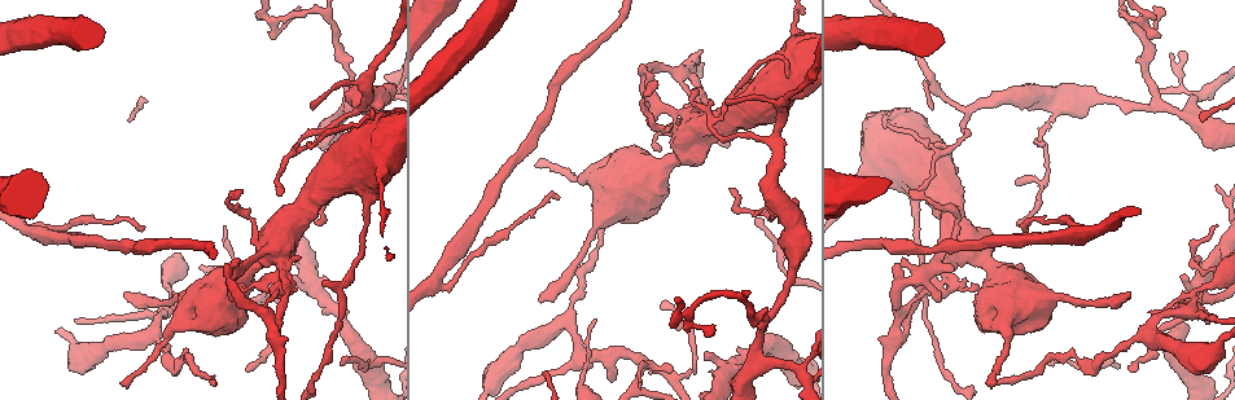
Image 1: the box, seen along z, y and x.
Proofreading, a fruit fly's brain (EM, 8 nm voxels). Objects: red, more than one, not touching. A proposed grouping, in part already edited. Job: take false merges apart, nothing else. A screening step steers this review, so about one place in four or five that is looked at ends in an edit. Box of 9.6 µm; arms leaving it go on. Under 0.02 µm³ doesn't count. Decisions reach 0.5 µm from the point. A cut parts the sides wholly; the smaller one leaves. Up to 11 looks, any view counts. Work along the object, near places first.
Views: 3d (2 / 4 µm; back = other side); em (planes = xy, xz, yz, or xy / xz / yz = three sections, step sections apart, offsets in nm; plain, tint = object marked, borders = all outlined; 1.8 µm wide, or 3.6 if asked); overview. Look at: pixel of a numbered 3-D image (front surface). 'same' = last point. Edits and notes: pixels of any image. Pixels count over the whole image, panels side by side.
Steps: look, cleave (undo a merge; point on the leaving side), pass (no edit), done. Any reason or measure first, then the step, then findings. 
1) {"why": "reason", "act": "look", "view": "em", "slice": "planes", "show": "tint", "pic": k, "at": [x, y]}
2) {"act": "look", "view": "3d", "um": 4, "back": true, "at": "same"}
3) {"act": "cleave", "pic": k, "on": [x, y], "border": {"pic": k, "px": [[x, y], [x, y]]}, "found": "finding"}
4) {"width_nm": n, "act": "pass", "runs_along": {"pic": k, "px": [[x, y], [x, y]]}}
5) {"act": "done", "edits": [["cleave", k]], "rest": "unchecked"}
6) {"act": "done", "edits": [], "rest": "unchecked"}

{"why": "branch point", "act": "look", "view": "em", "slice": "planes", "show": "tint", "pic": 1, "at": [380, 95]}

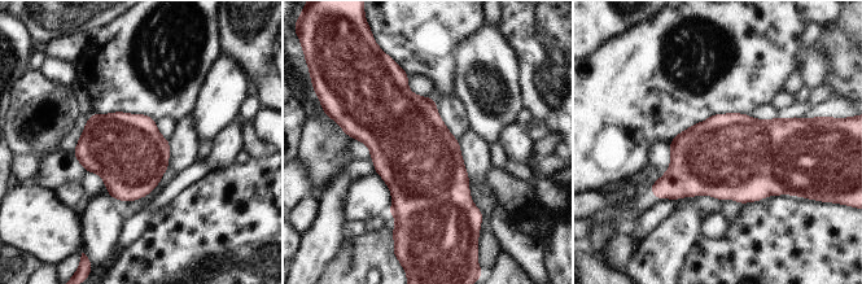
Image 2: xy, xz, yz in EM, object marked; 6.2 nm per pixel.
{"act": "pass", "found": "continuous, no second cell"}

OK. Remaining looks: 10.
{"why": "three arms meet", "act": "look", "view": "3d", "um": 4, "back": true, "pic": 1, "at": [971, 107]}

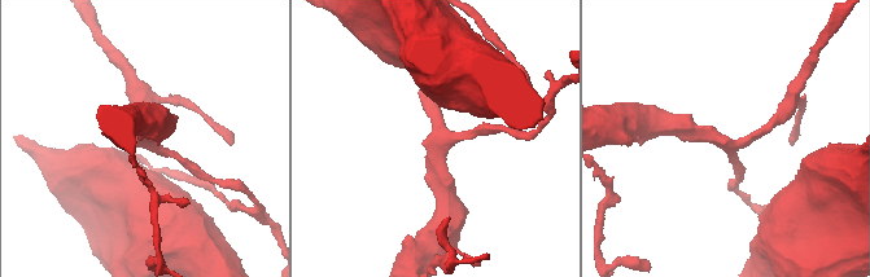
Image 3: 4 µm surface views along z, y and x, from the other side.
{"arms": 3, "act": "look", "view": "em", "slice": "planes", "show": "tint", "pic": 3, "at": [726, 144]}

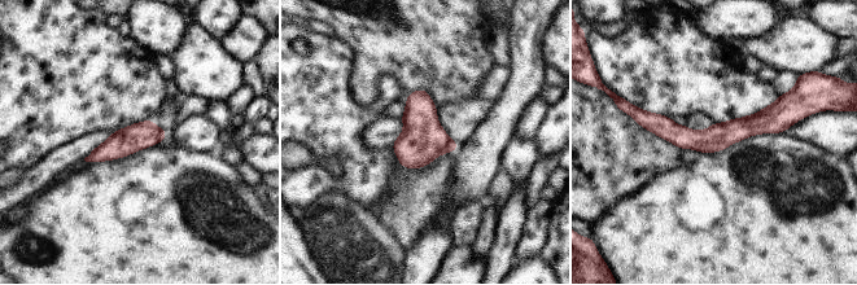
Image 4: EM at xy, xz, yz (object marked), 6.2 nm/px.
{"act": "pass", "runs_along": {"pic": 4, "px": [[790, 117], [717, 137], [641, 121]]}, "found": "one cell here"}

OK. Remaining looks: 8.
{"why": "sharp bend", "act": "look", "view": "em", "slice": "yz", "step": 8, "show": "tint", "pic": 1, "at": [256, 300]}

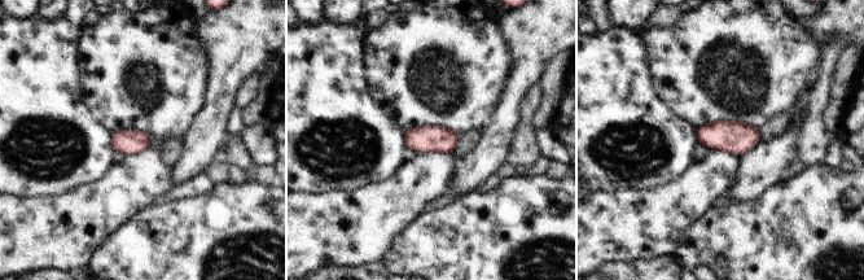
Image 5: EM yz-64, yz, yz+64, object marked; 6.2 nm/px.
{"act": "pass", "found": "continuous, no second cell"}

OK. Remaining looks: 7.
{"why": "four arms meet", "act": "look", "view": "em", "slice": "planes", "show": "tint", "pic": 1, "at": [587, 365]}

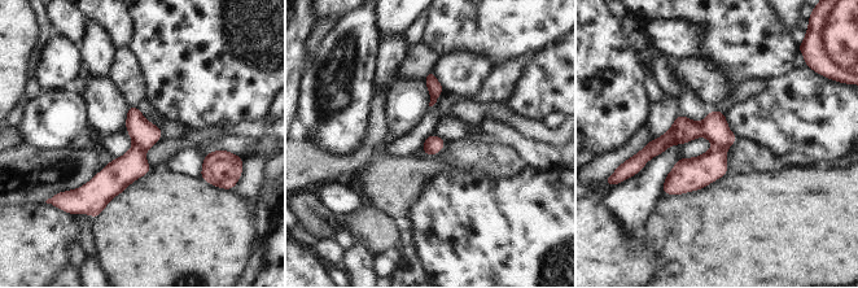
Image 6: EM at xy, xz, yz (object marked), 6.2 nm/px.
{"width_nm": 110, "act": "cleave", "pic": 6, "on": [690, 174], "found": "a second cell is stuck on"}

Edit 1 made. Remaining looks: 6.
{"act": "look", "view": "em", "slice": "yz", "step": 4, "show": "tint", "pic": 1, "at": [272, 248]}

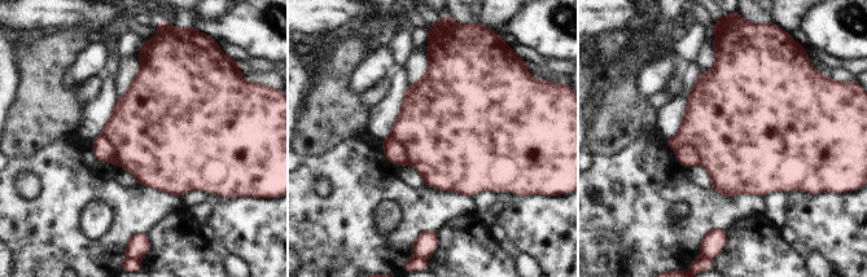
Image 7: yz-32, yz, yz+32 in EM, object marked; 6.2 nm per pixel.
{"act": "cleave", "pic": 7, "on": [393, 150], "border": {"pic": 7, "px": [[382, 143], [395, 140], [408, 162]]}, "found": "two cells meet here"}

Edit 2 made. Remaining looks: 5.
{"act": "done", "edits": [["cleave", 6], ["cleave", 7]], "rest": "unchecked"}

